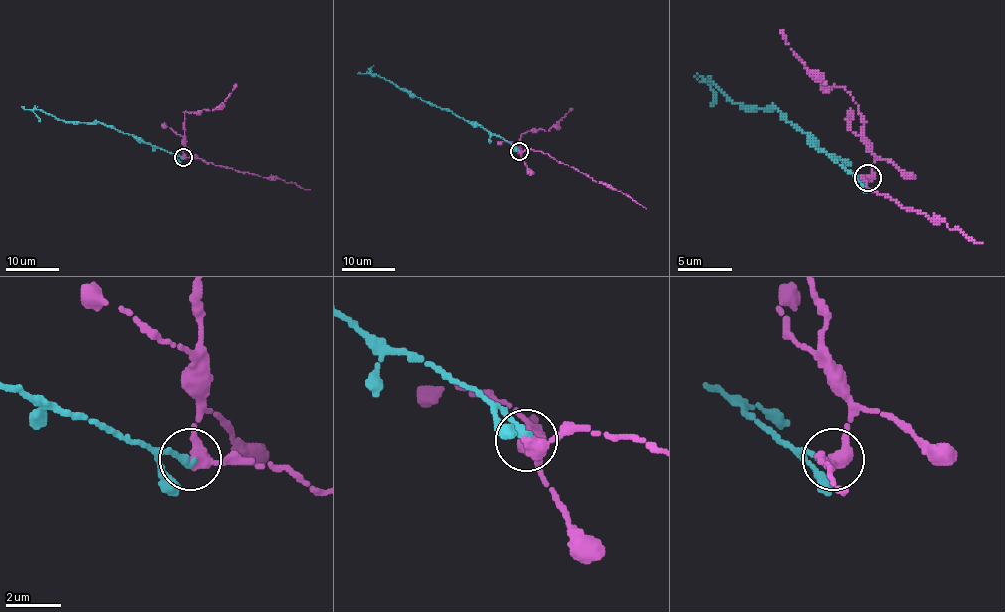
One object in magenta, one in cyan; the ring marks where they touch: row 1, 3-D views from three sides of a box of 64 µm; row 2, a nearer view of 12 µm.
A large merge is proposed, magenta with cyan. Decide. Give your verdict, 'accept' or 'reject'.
accept

